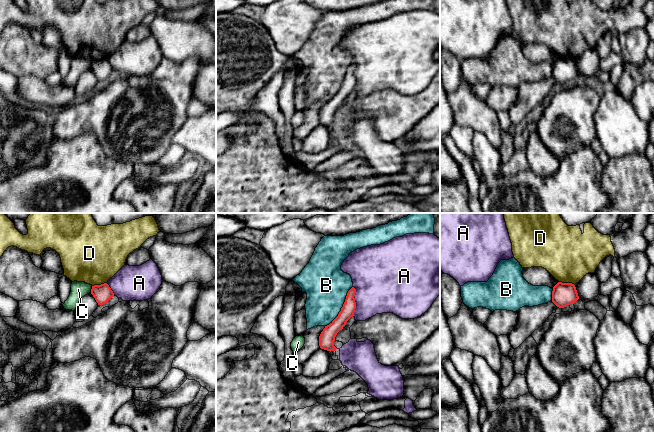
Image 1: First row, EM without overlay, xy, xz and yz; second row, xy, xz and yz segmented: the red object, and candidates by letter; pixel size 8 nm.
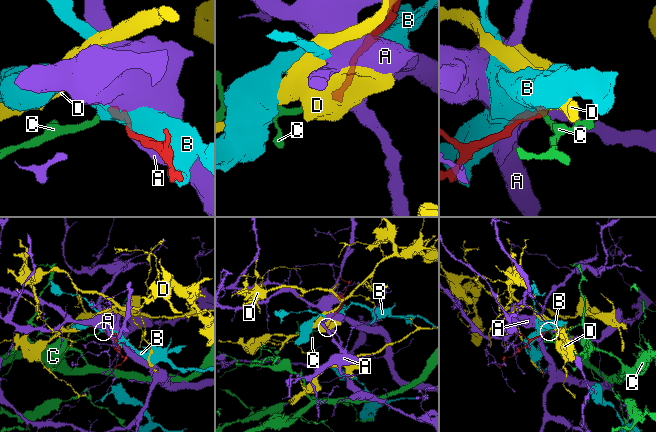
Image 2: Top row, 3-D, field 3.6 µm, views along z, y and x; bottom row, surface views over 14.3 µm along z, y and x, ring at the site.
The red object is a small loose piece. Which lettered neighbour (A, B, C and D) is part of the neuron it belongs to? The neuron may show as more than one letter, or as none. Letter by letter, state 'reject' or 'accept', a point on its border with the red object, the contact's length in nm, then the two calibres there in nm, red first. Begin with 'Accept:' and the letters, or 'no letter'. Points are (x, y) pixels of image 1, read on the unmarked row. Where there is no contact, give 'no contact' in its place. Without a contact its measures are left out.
Accept: no letter
A: reject; meets red in xz at (354, 77); contact 240 nm long; 110 nm thick on the red side, 420 nm on the other
B: reject; meets red in xz at (342, 83); contact 400 nm long; 120 nm thick on the red side, 340 nm on the other
C: reject; meets red in xy at (91, 65); contact 60 nm long; 150 nm thick on the red side, 130 nm on the other
D: reject; meets red in yz at (567, 59); contact 130 nm long; 190 nm thick on the red side, 420 nm on the other

